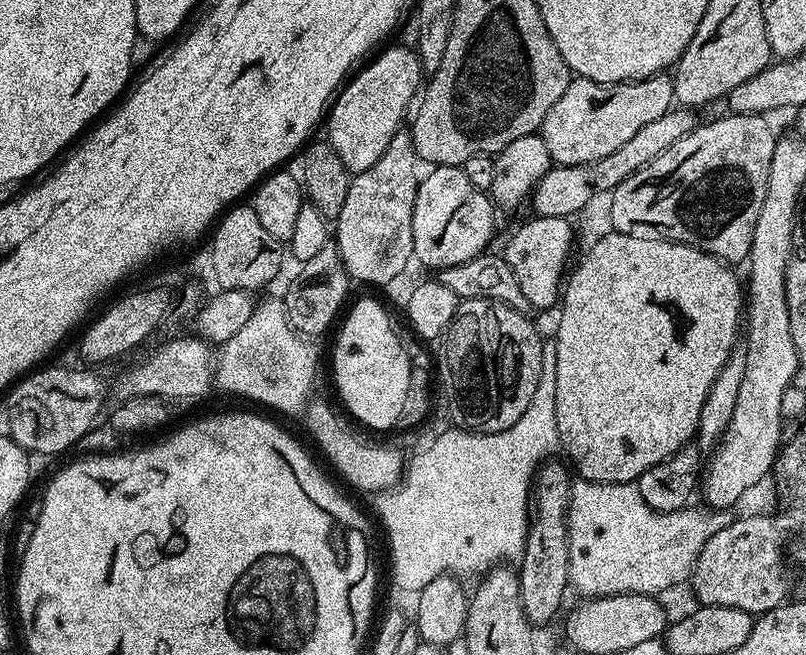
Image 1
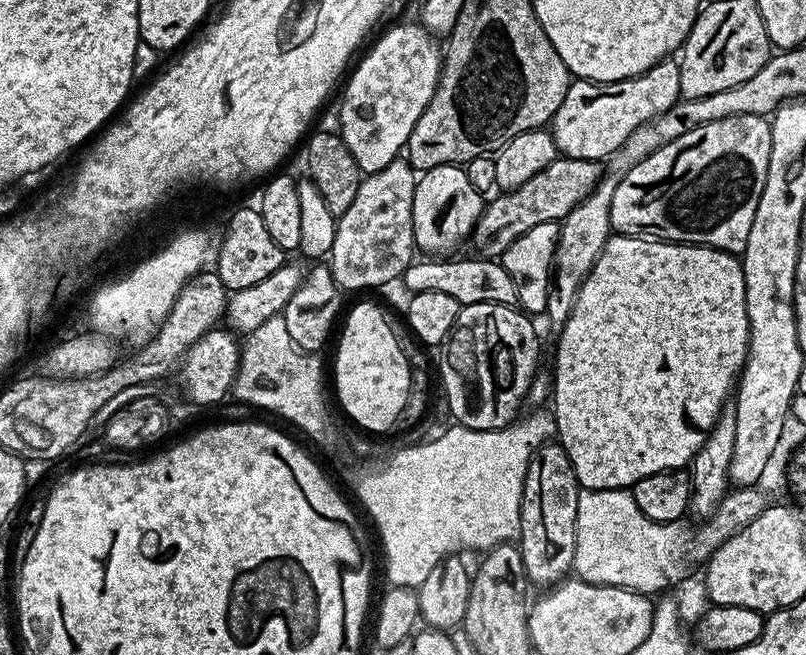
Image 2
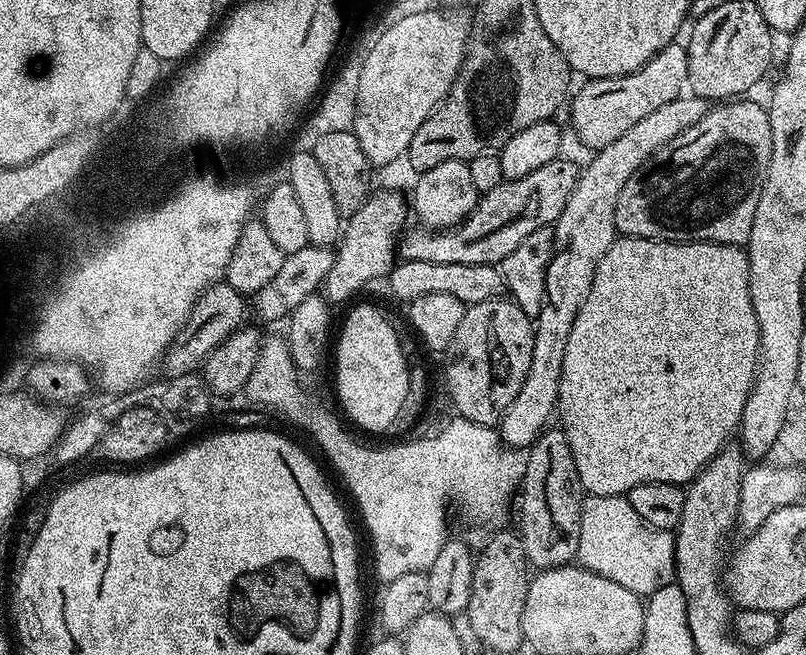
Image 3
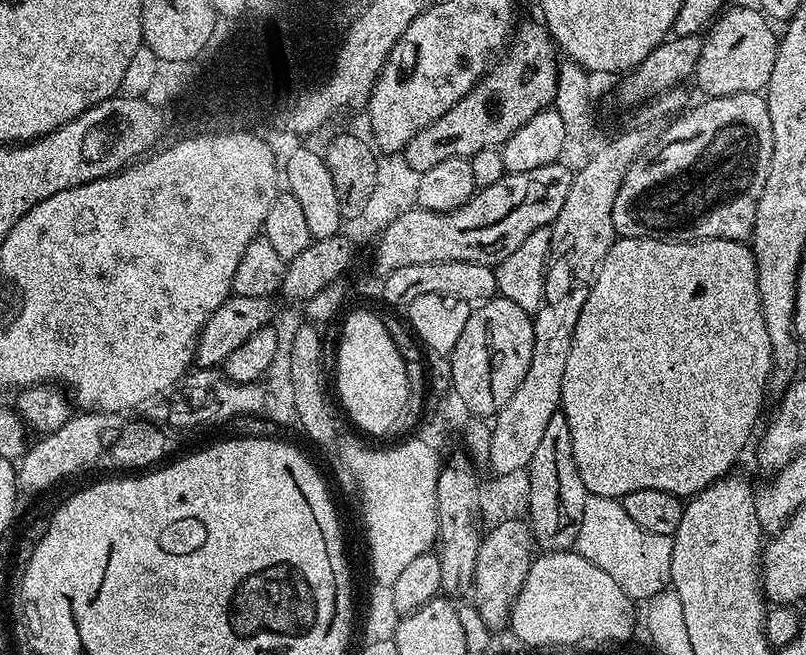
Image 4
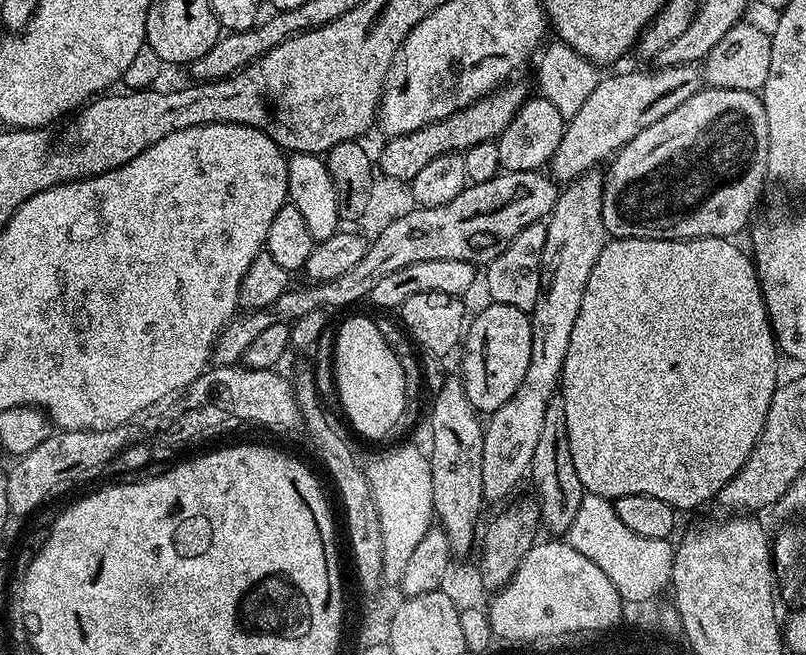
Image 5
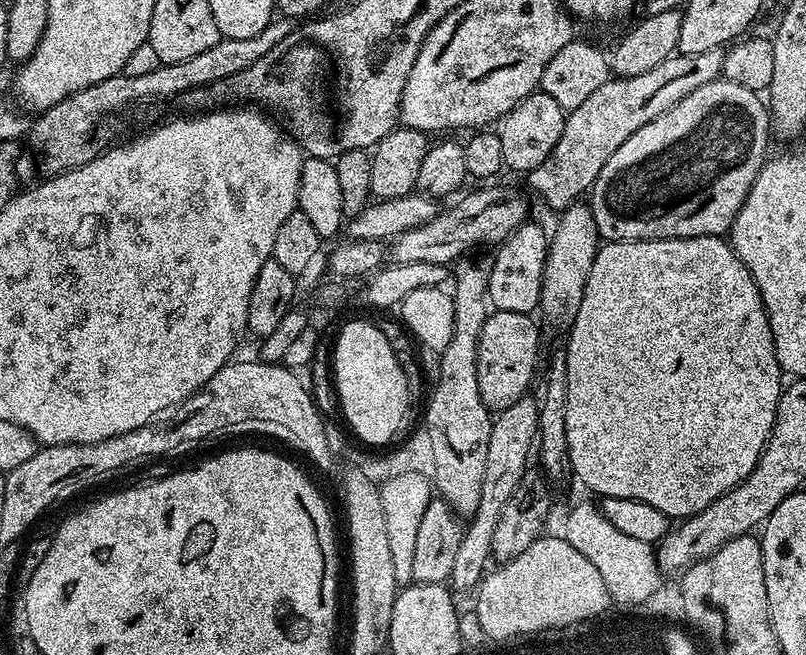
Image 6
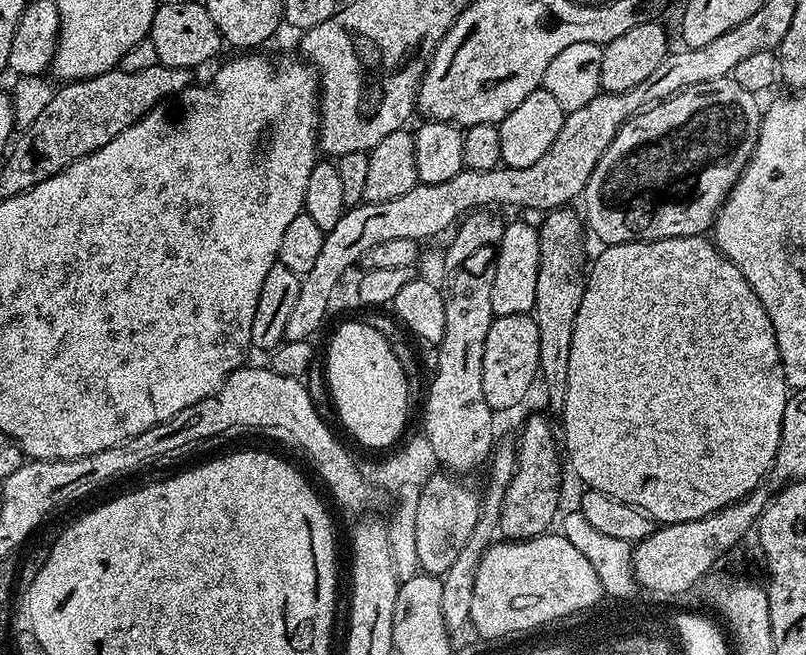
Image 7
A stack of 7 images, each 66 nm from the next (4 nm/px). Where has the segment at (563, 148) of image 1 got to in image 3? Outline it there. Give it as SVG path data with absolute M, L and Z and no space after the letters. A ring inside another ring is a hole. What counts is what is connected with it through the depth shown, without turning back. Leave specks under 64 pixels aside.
M680 42L668 44L658 54L654 54L654 58L646 62L646 66L630 74L607 76L601 80L592 78L584 82L580 89L577 87L570 100L571 131L593 150L610 146L610 142L622 138L622 134L626 134L630 126L635 126L639 120L646 118L646 114L666 106L666 102L674 102L674 98L685 91L687 82L687 47Z

